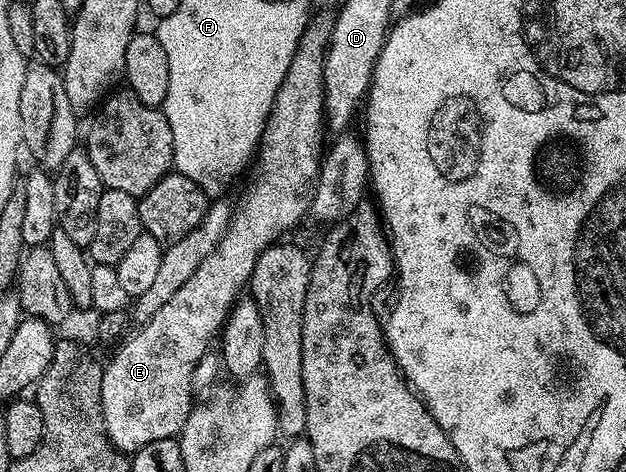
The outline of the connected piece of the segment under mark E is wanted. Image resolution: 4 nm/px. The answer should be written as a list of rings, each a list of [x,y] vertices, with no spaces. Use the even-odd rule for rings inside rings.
[[[316,23],[309,24],[303,35],[300,37],[298,47],[294,51],[294,55],[290,59],[290,67],[286,67],[286,79],[282,79],[282,87],[278,87],[278,95],[272,104],[272,110],[268,116],[268,125],[264,129],[264,136],[260,138],[258,146],[258,157],[264,160],[264,170],[260,173],[260,178],[249,187],[244,193],[244,198],[240,201],[240,206],[235,206],[232,222],[226,231],[226,235],[222,235],[222,243],[218,243],[218,247],[210,255],[206,255],[206,259],[202,259],[202,267],[198,267],[198,271],[194,271],[194,275],[190,275],[190,279],[186,279],[186,283],[182,287],[178,287],[178,291],[174,291],[174,296],[170,299],[170,303],[166,303],[154,314],[150,320],[143,322],[139,326],[140,330],[117,351],[112,357],[112,362],[103,366],[104,374],[102,375],[102,389],[100,399],[100,409],[104,412],[104,430],[108,432],[108,437],[113,445],[125,455],[131,455],[136,450],[146,447],[146,443],[154,443],[158,439],[166,439],[167,437],[175,438],[180,432],[180,428],[186,423],[188,412],[194,407],[194,390],[192,388],[192,380],[194,379],[194,367],[198,367],[198,363],[213,348],[212,340],[221,336],[224,323],[228,314],[232,312],[232,306],[236,304],[241,296],[240,288],[247,286],[252,280],[252,272],[254,271],[254,263],[260,257],[260,252],[268,248],[269,245],[275,245],[281,240],[283,233],[288,233],[300,220],[308,217],[308,209],[312,205],[312,200],[316,194],[316,176],[320,174],[320,162],[326,152],[326,141],[324,143],[324,133],[326,122],[324,119],[324,60],[328,54],[328,43],[330,33],[327,28],[324,29]]]

